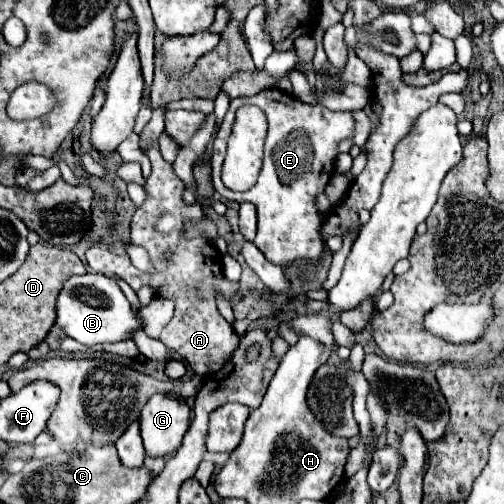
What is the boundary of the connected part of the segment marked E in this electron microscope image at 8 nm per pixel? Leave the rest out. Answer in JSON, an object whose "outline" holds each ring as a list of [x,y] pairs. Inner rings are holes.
{"outline":[[[270,88],[262,90],[250,98],[236,98],[224,116],[224,122],[214,140],[212,152],[212,184],[222,198],[236,202],[252,202],[258,210],[258,234],[254,244],[266,256],[268,262],[278,266],[288,266],[298,260],[308,260],[318,264],[324,256],[324,242],[320,236],[320,214],[316,198],[324,192],[332,172],[334,158],[338,156],[338,142],[354,136],[354,116],[352,112],[332,112],[322,104],[310,106],[294,100],[290,94]],[[256,104],[268,118],[268,136],[264,144],[264,166],[254,188],[246,192],[232,192],[220,180],[220,168],[226,154],[228,140],[228,114],[234,114],[240,106]]]}

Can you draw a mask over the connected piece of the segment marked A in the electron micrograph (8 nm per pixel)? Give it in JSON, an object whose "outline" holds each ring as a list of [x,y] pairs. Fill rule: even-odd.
{"outline":[[[152,142],[144,154],[152,162],[152,174],[146,178],[144,192],[146,200],[134,212],[130,224],[130,244],[146,248],[154,272],[142,272],[132,266],[128,256],[118,256],[99,247],[92,247],[86,252],[88,266],[98,274],[116,274],[124,278],[134,290],[140,286],[150,286],[156,298],[168,298],[176,304],[172,320],[160,334],[160,340],[178,352],[184,360],[190,362],[196,374],[214,374],[240,344],[240,336],[234,328],[222,318],[216,306],[216,296],[224,296],[228,302],[238,294],[240,284],[230,282],[222,272],[220,252],[210,246],[204,236],[184,238],[186,222],[200,222],[204,218],[200,204],[186,204],[182,198],[184,182],[174,174],[172,164],[168,164],[158,148],[158,142]],[[102,258],[102,262],[100,262]]]}

